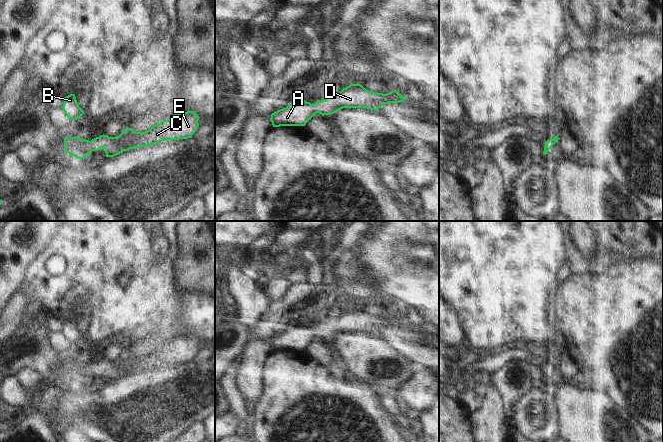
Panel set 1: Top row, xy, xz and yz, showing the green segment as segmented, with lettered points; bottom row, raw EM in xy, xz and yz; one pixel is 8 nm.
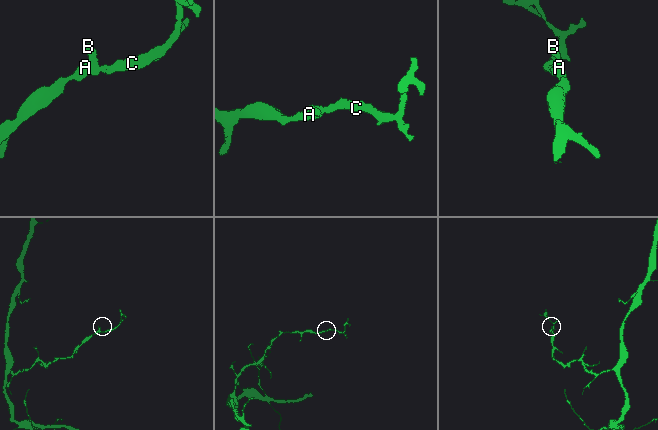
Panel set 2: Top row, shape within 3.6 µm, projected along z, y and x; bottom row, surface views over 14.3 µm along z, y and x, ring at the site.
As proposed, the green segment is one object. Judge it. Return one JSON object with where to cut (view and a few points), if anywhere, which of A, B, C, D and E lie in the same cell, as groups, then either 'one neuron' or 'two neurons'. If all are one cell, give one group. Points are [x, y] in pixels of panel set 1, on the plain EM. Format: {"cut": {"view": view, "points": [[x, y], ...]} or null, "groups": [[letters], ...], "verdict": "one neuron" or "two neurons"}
{"cut": null, "groups": [["A", "B", "C", "D", "E"]], "verdict": "one neuron"}

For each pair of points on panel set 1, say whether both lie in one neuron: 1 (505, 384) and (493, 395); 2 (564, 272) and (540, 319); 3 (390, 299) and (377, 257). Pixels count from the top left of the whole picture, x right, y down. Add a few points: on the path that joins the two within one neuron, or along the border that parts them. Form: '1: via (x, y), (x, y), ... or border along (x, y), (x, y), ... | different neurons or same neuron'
1: border along (489, 383), (499, 393), (508, 412) | different neurons
2: border along (565, 258), (556, 277) | different neurons
3: via (390, 289), (390, 270), (387, 267) | same neuron

